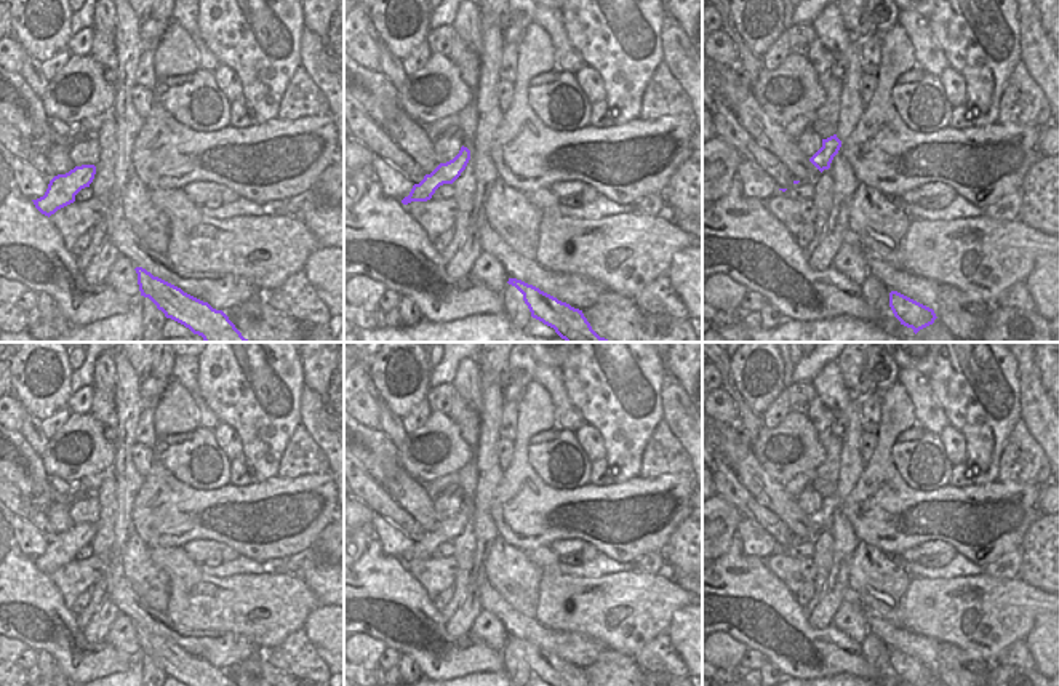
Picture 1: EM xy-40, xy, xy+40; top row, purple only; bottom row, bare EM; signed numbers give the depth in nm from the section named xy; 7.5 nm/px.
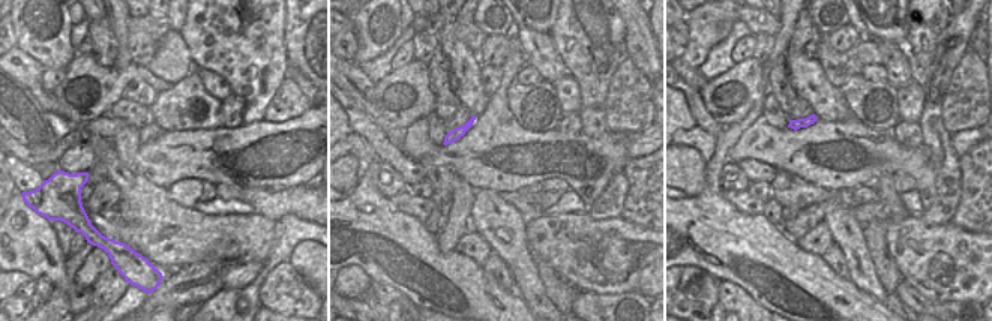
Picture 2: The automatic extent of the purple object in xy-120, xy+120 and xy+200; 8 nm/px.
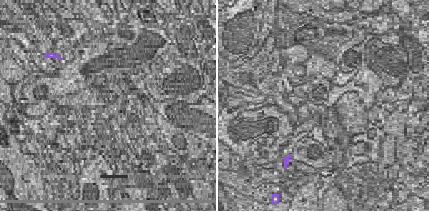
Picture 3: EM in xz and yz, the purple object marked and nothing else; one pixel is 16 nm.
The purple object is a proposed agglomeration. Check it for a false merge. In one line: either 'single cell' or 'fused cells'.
single cell

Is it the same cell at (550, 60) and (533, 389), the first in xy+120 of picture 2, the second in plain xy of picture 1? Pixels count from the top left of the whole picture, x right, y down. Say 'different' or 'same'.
different

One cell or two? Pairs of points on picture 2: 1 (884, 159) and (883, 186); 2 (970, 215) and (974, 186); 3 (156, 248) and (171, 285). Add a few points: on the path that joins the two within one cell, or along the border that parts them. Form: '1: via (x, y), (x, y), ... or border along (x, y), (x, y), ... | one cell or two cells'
1: border along (892, 173), (883, 174), (872, 183) | two cells
2: via (971, 207), (971, 194) | one cell
3: border along (204, 260), (170, 270) | two cells

